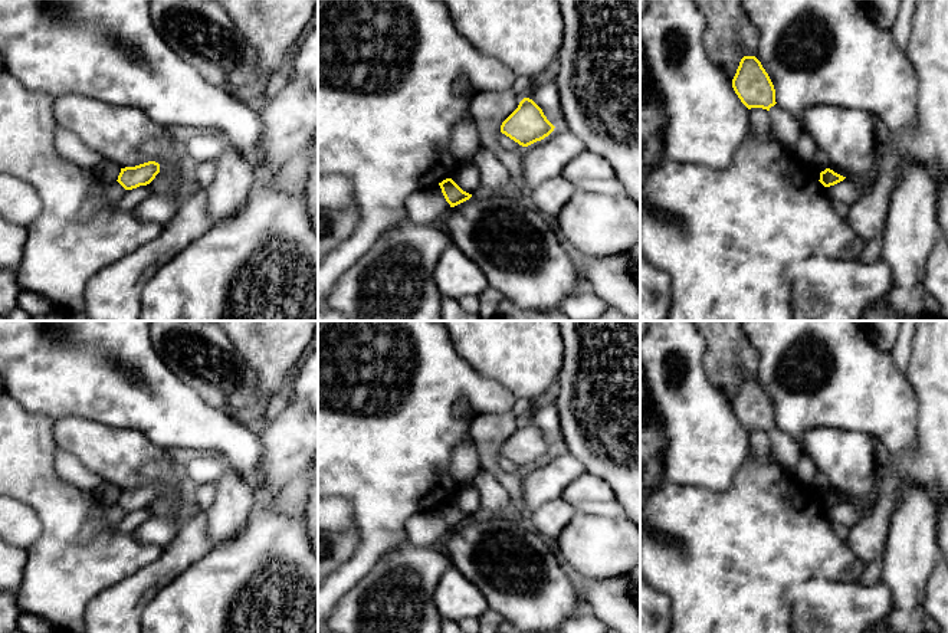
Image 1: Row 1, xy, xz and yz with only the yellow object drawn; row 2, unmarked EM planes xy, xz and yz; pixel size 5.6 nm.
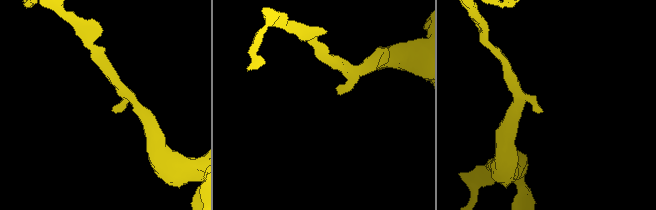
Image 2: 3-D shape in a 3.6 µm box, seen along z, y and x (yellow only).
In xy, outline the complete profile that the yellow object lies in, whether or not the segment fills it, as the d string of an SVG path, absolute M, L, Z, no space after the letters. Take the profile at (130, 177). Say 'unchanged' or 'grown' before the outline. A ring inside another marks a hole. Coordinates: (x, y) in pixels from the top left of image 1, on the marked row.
unchanged | M148 161L135 167L121 168L121 173L117 181L125 190L132 190L140 186L150 184L158 173L160 173L160 164L155 161Z

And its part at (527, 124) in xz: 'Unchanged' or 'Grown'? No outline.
Unchanged

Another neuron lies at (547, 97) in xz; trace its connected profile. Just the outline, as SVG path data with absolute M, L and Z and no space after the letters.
M548 82L535 88L528 98L542 109L544 115L554 127L561 124L561 96L555 82Z

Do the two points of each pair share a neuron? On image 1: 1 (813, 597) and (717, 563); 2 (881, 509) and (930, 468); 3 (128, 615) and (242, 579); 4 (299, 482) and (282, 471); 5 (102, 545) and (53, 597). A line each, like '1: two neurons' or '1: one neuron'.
1: two neurons
2: one neuron
3: two neurons
4: two neurons
5: one neuron

